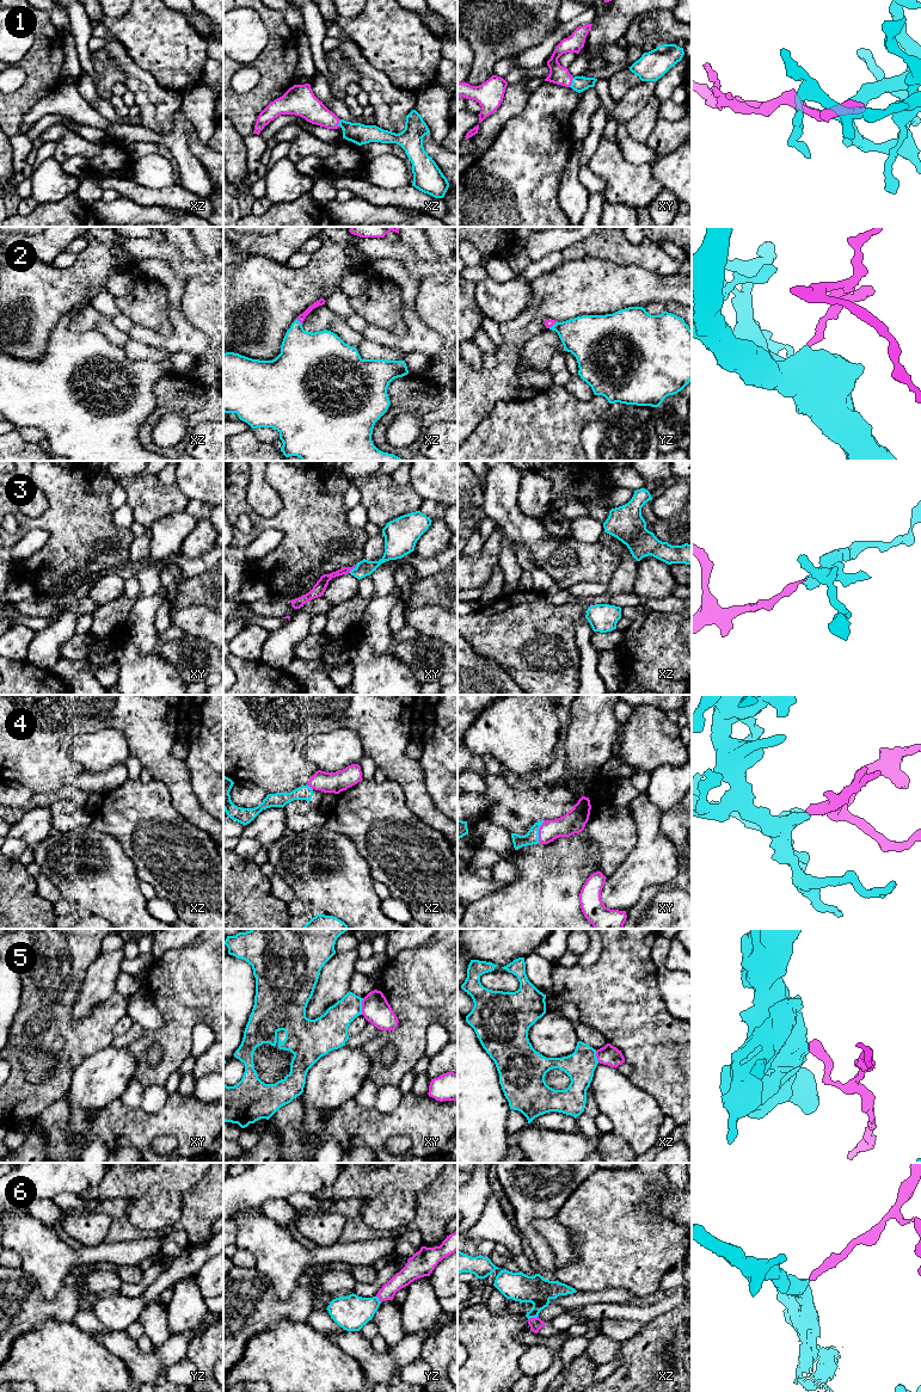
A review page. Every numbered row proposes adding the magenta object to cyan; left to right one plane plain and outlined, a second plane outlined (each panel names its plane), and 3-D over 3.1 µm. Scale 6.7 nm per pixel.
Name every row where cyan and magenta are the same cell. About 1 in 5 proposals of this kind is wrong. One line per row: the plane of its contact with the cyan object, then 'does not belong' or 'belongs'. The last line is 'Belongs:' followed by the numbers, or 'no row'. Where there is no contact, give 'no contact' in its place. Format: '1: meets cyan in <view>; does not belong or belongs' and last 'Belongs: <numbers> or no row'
1: meets cyan in xy; belongs
2: meets cyan in xz; belongs
3: meets cyan in xy; belongs
4: meets cyan in xy; belongs
5: meets cyan in xy; does not belong
6: meets cyan in xz; belongs
Belongs: 1, 2, 3, 4, 6

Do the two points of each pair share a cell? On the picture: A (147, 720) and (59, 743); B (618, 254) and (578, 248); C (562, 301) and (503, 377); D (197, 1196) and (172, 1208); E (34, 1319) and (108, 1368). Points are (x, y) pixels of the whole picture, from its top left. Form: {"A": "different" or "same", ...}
{"A": "same", "B": "same", "C": "same", "D": "different", "E": "different"}

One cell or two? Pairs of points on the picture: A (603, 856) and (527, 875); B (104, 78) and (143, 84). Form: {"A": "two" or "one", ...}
{"A": "one", "B": "two"}

